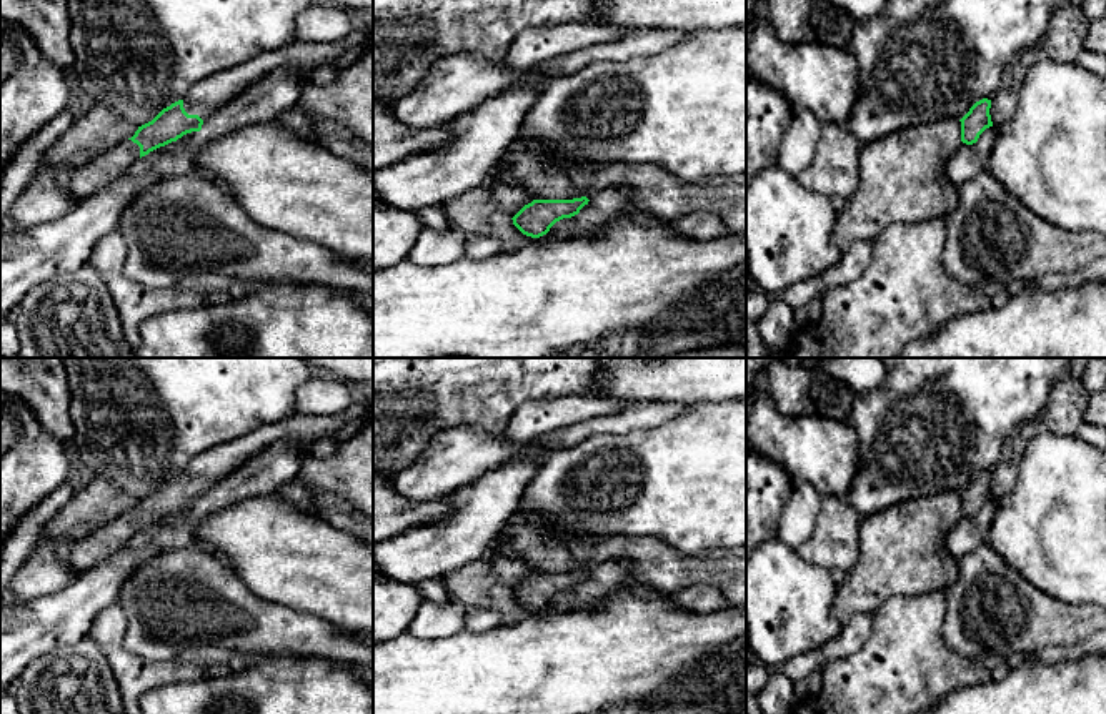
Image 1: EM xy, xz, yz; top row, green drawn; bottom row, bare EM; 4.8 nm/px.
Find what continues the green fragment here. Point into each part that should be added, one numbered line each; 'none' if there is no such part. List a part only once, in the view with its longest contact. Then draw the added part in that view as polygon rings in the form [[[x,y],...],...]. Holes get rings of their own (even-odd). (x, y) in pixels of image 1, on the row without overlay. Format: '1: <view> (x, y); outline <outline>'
1: xy (204, 471); outline [[[360,401],[351,403],[341,414],[315,416],[293,413],[281,421],[263,424],[248,434],[193,458],[183,471],[183,481],[188,488],[198,488],[202,493],[207,493],[225,476],[273,443],[286,438],[301,444],[311,444],[321,438],[328,439],[345,421],[353,421],[368,409],[370,406]]]
2: xy (85, 553); outline [[[125,513],[115,523],[75,541],[68,564],[78,576],[118,553],[138,531],[140,519],[132,513]]]

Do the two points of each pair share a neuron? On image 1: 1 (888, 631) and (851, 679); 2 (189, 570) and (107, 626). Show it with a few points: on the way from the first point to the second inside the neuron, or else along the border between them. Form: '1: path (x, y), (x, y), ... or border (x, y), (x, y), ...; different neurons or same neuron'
1: path (883, 643), (863, 668); same neuron
2: border (117, 601), (125, 618), (124, 646), (130, 651); different neurons

